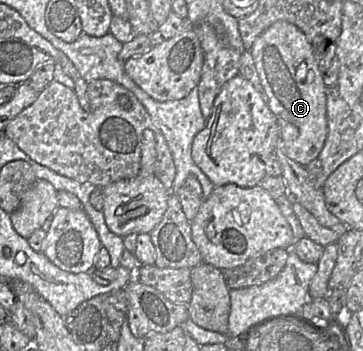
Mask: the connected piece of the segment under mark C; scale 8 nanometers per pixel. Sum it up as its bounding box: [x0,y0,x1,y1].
[250,21,328,166]

